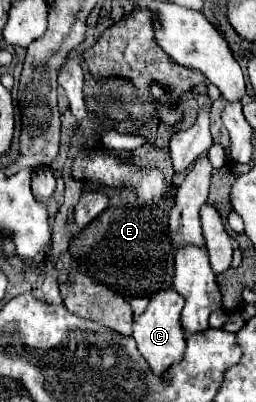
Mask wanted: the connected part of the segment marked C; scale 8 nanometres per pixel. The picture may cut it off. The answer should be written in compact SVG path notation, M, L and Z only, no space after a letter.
M164 290L164 292L158 292L152 298L146 312L134 320L132 336L138 344L138 350L144 356L144 360L148 362L150 370L154 374L158 374L160 378L166 378L164 374L168 372L168 368L182 360L182 354L186 349L185 334L180 323L182 306L184 306L184 298L180 298L180 294L176 294L174 290Z

